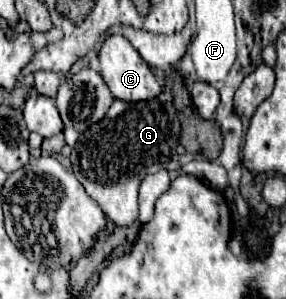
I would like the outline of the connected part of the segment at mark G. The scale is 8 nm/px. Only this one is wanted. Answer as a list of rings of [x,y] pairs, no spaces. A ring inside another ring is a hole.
[[[115,100],[105,114],[103,120],[87,128],[85,132],[79,134],[77,144],[73,146],[71,152],[71,166],[73,174],[85,188],[85,192],[99,204],[99,208],[105,212],[105,218],[111,220],[115,226],[131,226],[137,216],[137,192],[139,184],[147,174],[155,174],[159,170],[177,170],[177,146],[179,146],[179,136],[181,136],[181,124],[179,116],[173,108],[173,104],[163,104],[161,100],[149,100],[149,102],[123,102]]]

